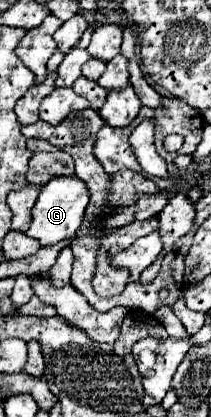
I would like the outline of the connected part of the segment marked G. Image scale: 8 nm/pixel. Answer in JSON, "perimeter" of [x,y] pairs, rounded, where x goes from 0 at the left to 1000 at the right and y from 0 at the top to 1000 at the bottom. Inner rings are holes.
{"perimeter":[[[251,424],[223,444],[204,444],[175,487],[156,496],[156,535],[128,549],[137,568],[194,578],[194,588],[261,588],[299,573],[336,573],[384,540],[403,496],[422,487],[422,453],[412,439],[374,424]]]}

